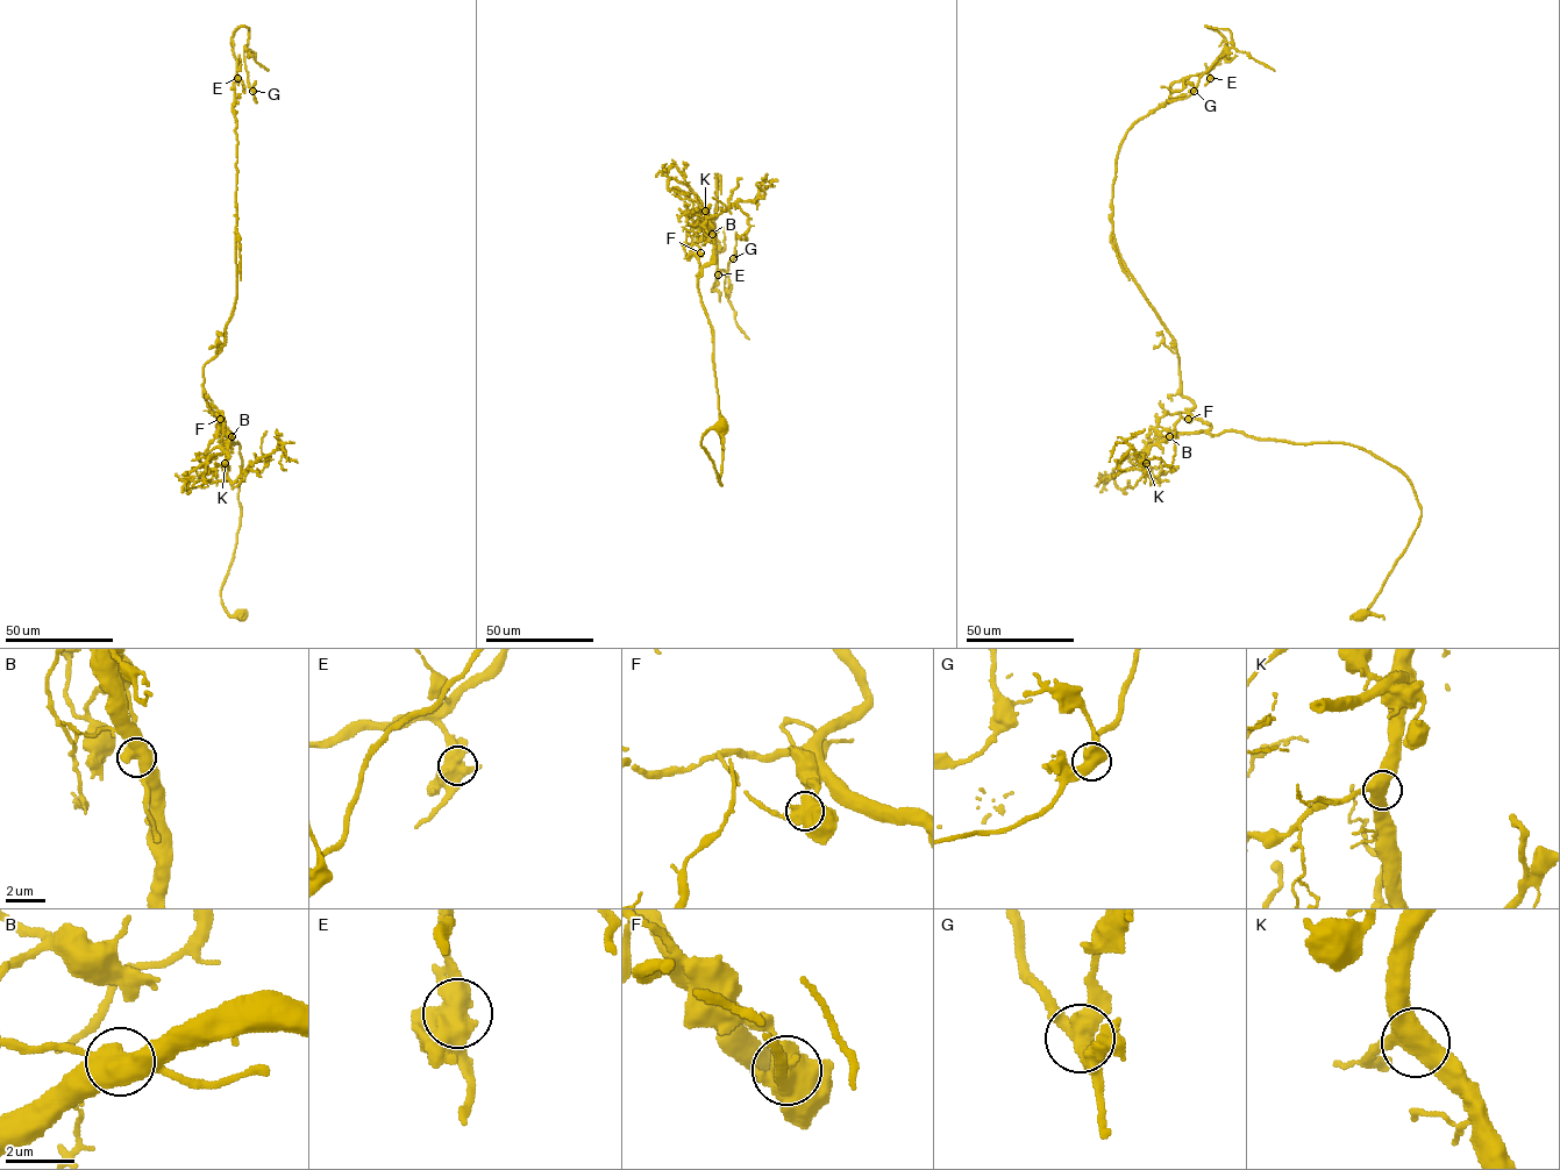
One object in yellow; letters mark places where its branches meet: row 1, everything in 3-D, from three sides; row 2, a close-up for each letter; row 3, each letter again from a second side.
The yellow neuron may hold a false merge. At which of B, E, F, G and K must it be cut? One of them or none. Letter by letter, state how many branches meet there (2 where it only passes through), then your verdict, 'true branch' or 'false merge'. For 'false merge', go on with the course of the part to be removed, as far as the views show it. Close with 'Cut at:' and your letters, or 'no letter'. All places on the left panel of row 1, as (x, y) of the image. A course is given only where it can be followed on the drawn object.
B: branches 3; true branch
E: branches 3; true branch
F: branches 3; true branch
G: branches 3; true branch
K: branches 3; true branch
Cut at: no letter

